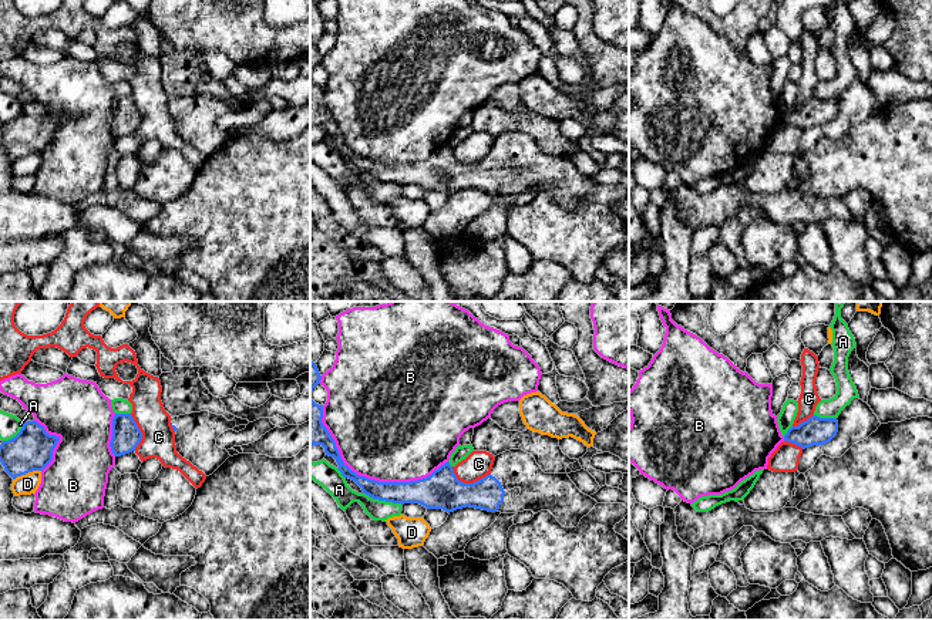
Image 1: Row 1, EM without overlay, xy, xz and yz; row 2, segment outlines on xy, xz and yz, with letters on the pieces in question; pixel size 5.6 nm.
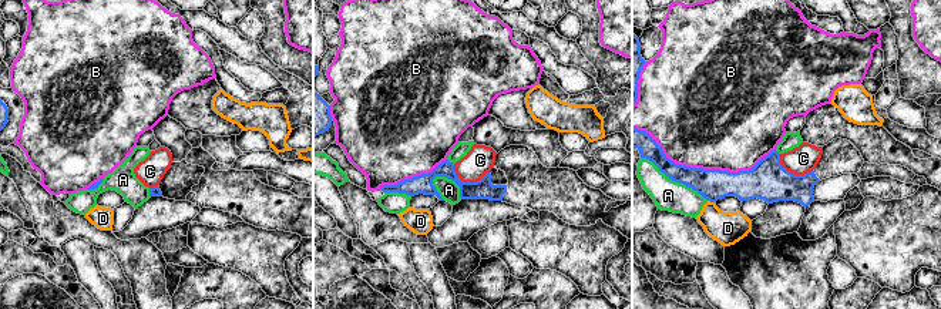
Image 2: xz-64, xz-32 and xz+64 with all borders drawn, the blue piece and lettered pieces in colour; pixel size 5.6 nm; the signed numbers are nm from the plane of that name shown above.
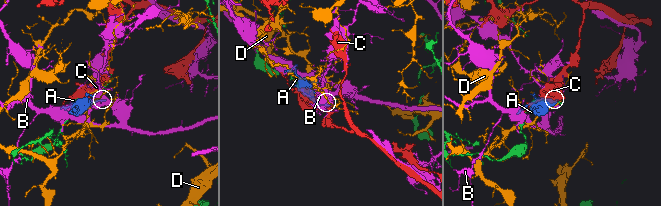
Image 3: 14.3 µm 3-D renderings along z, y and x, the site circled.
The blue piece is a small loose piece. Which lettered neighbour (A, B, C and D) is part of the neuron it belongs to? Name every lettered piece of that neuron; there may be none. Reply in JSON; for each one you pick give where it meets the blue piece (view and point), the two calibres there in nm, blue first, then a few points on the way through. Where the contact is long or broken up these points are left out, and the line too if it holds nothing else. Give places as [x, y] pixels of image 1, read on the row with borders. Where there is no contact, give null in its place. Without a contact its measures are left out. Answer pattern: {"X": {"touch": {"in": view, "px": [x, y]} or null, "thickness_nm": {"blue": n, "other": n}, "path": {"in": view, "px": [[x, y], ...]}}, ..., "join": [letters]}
{"join": []}

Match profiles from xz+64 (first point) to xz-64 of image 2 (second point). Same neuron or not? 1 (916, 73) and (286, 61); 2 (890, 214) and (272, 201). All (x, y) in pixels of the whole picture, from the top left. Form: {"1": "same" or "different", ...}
{"1": "same", "2": "different"}

